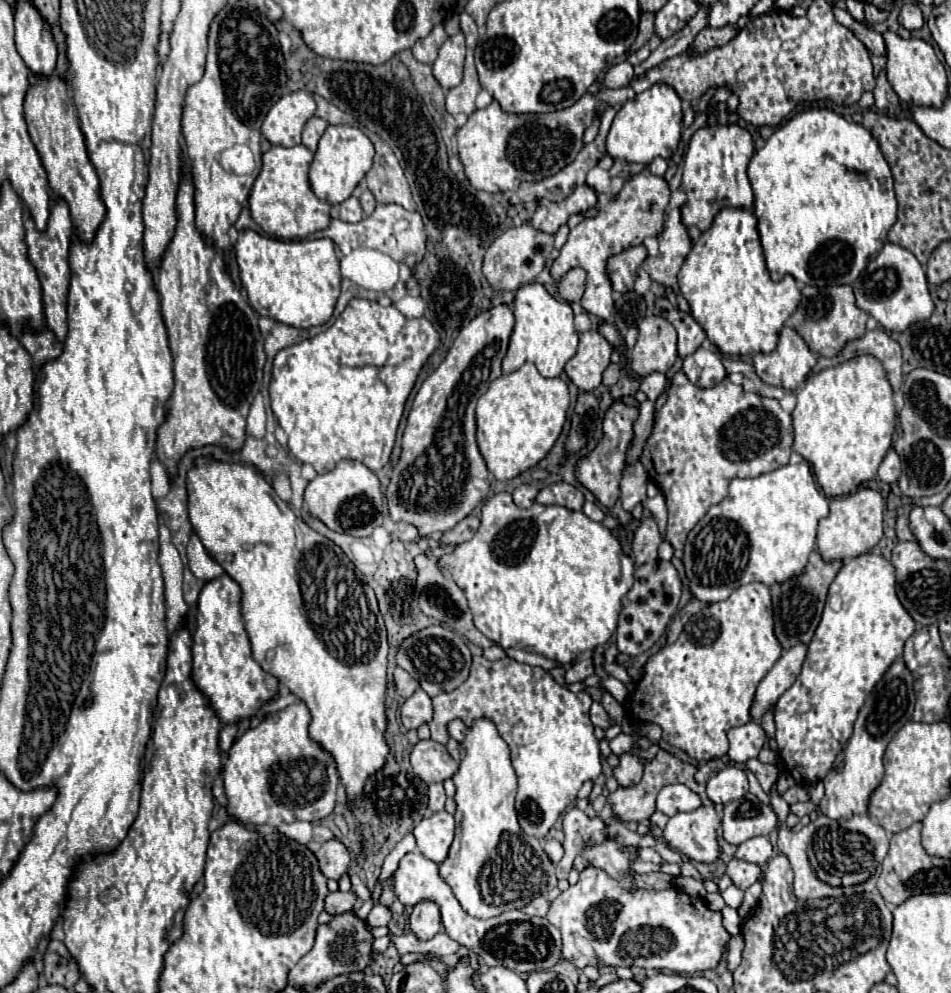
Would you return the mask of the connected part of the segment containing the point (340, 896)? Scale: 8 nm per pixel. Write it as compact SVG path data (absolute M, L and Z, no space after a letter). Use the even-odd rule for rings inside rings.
M331 892L329 896L325 896L325 912L329 914L343 914L347 910L351 910L355 906L357 896L353 892Z

